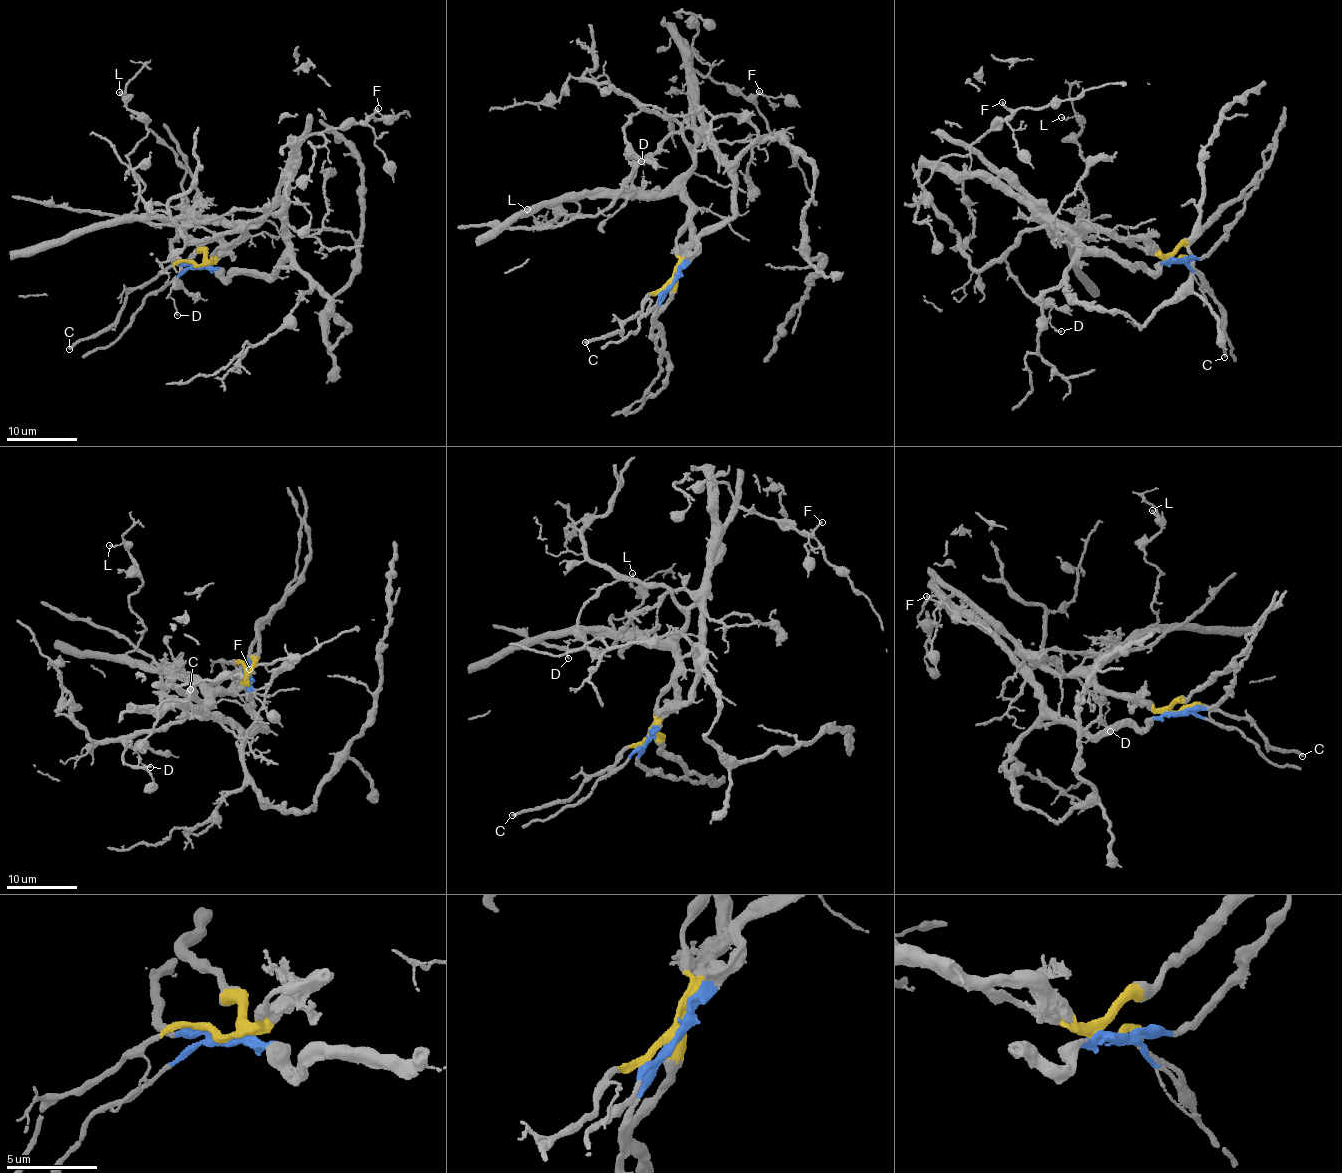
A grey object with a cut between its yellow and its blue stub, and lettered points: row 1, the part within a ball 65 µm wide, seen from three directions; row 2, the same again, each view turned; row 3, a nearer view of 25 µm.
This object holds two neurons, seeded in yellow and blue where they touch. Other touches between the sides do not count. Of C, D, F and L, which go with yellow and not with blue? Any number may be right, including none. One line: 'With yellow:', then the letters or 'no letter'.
With yellow: C, D, F, L

